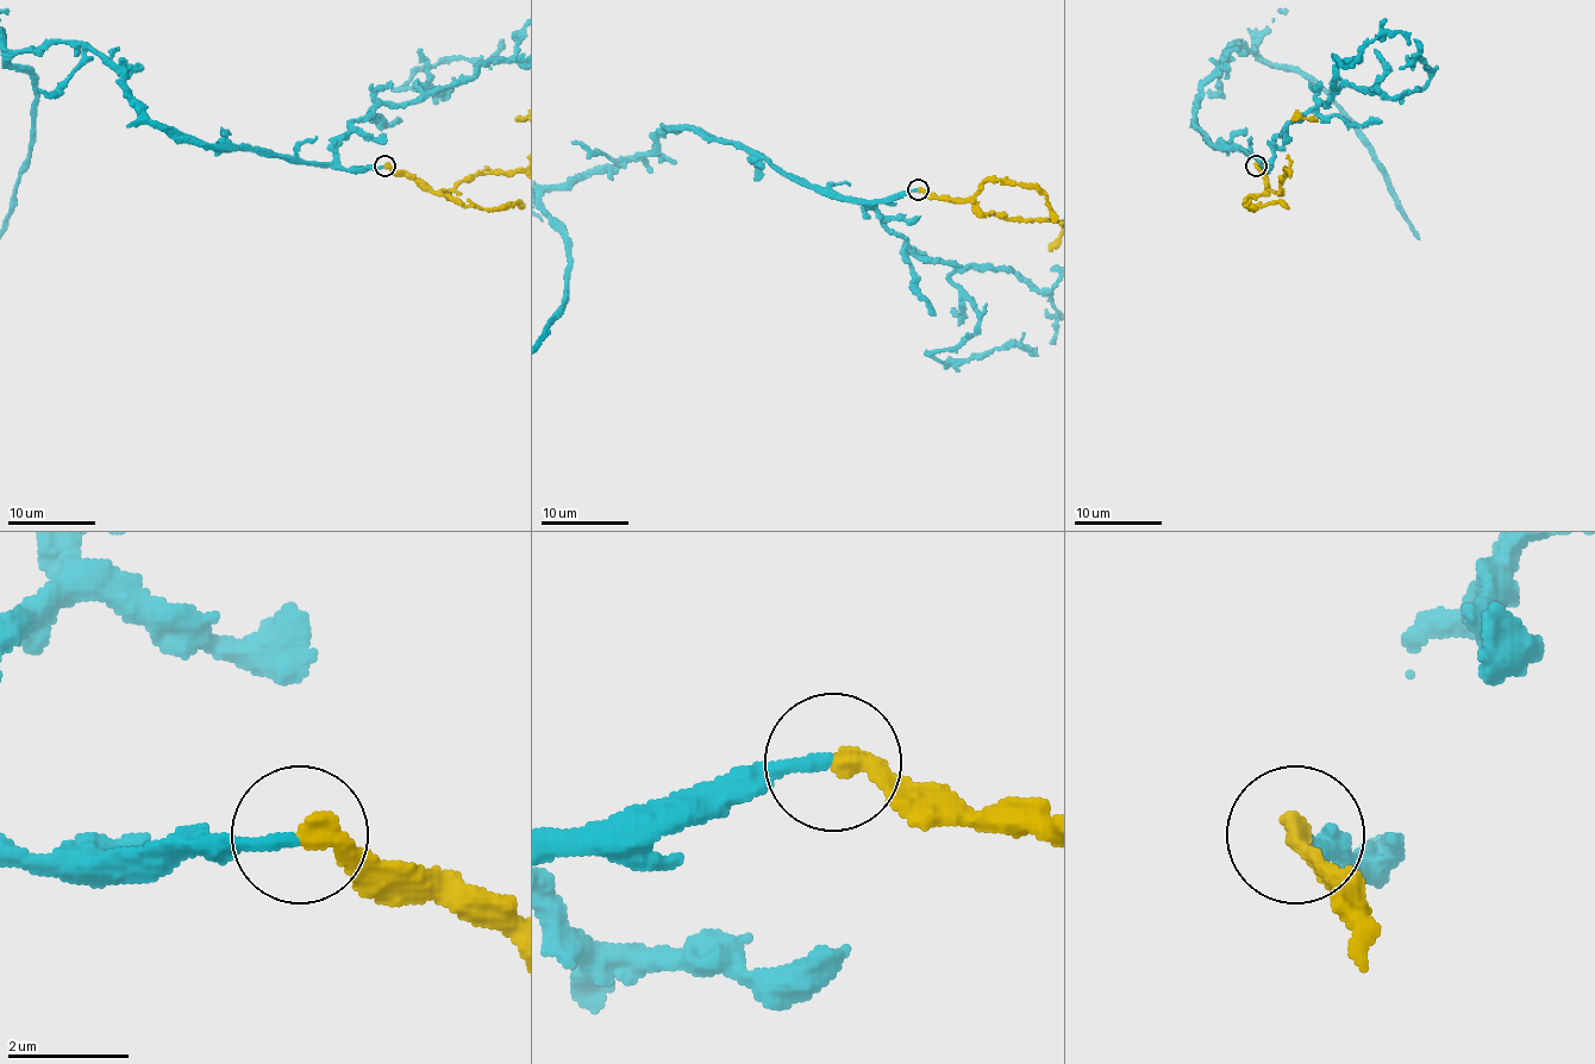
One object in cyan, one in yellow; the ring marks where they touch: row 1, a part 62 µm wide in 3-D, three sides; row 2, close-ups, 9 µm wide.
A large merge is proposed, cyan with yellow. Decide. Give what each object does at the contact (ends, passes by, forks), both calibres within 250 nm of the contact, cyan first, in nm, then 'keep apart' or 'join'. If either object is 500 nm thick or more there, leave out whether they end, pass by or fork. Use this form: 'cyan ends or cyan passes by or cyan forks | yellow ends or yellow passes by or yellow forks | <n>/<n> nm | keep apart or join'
cyan ends | yellow ends | 240/360 nm | join

